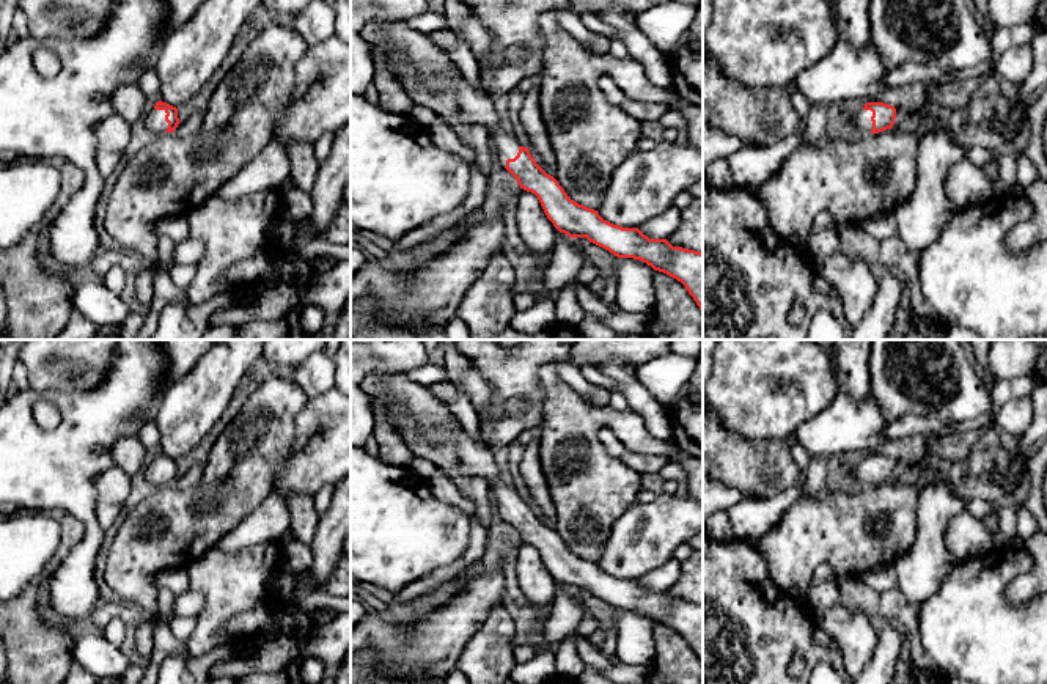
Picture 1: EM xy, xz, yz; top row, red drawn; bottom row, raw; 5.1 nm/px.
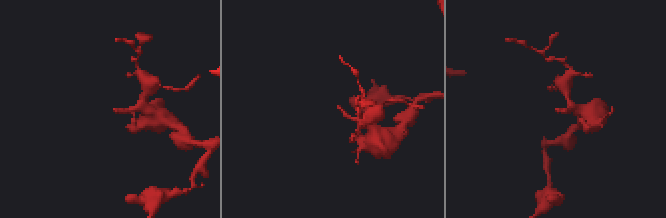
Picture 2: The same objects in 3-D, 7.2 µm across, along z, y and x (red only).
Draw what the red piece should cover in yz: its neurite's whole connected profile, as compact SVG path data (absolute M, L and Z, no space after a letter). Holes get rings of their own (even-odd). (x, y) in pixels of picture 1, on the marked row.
M866 102L863 110L857 115L854 126L861 134L879 134L891 129L896 118L896 108L884 102Z

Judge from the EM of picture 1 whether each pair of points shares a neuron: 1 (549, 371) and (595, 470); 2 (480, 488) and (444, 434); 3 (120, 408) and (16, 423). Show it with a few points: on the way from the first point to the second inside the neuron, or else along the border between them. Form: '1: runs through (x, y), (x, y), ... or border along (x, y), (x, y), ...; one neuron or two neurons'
1: runs through (558, 397), (566, 415), (591, 441), (591, 445); one neuron
2: runs through (464, 483), (450, 469), (444, 450); one neuron
3: runs through (95, 419), (73, 439), (41, 439); one neuron

